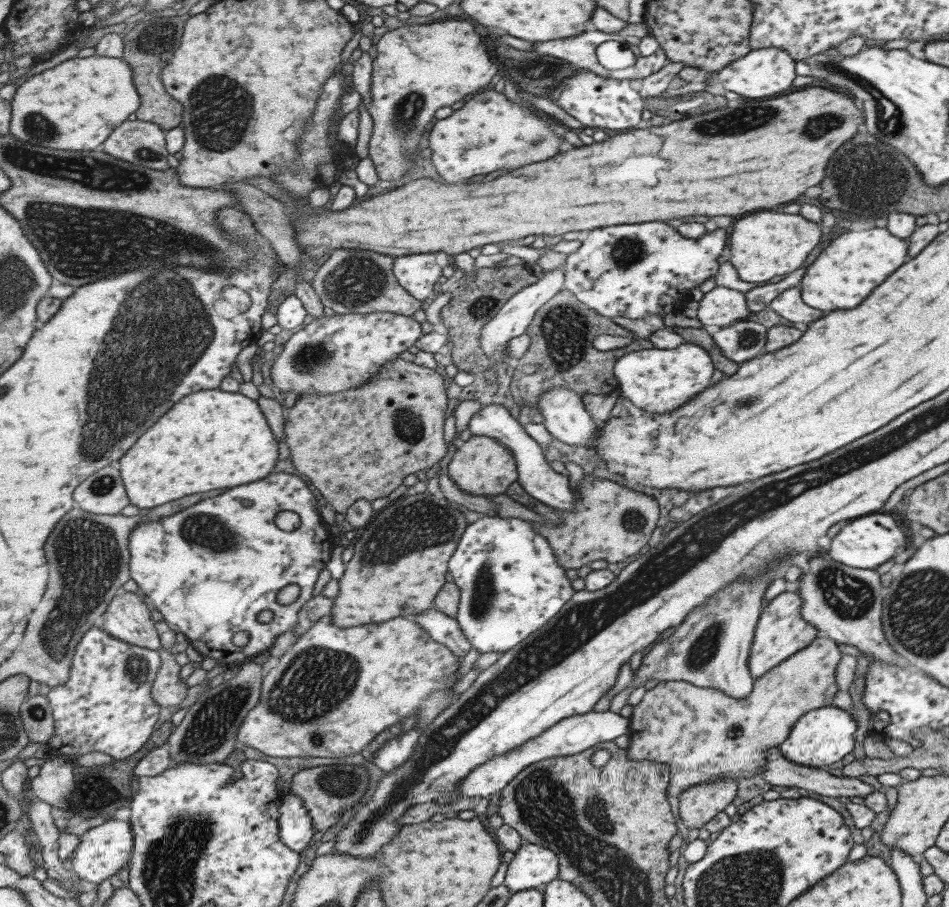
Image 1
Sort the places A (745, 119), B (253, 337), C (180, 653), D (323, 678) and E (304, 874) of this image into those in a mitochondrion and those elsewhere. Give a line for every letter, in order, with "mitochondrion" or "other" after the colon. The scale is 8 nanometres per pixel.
A: mitochondrion
B: other
C: other
D: mitochondrion
E: other

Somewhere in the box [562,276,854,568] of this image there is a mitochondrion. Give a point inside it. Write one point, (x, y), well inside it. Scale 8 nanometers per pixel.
(632, 520)

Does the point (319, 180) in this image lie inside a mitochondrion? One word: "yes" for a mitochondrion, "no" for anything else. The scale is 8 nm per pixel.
no

